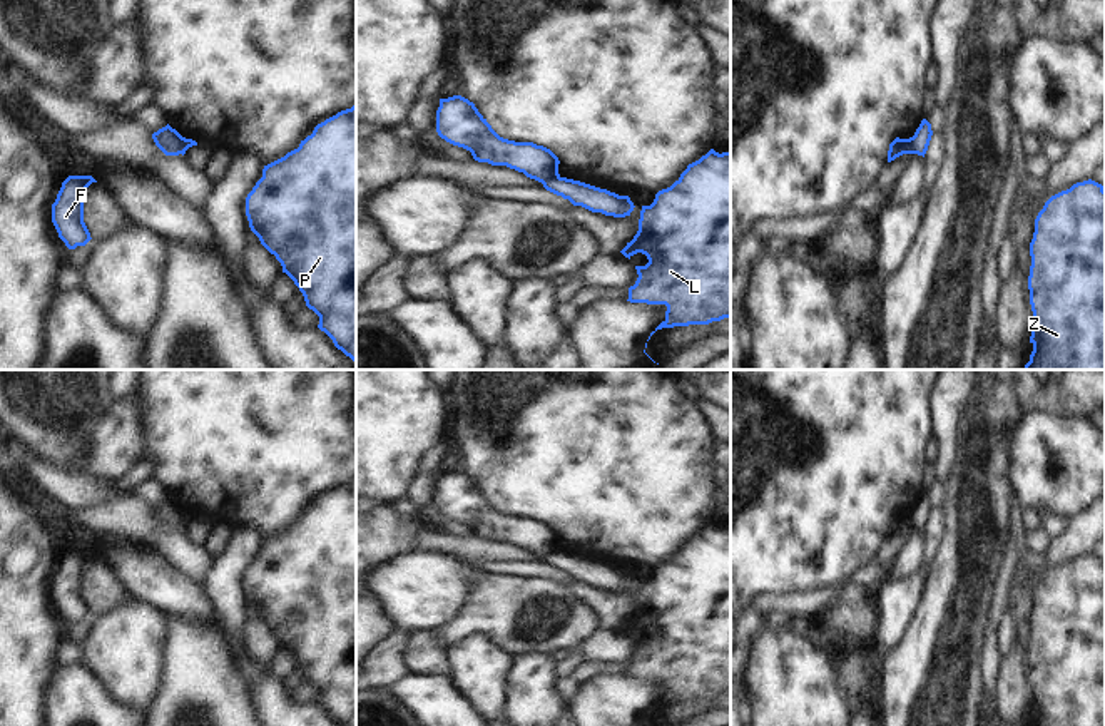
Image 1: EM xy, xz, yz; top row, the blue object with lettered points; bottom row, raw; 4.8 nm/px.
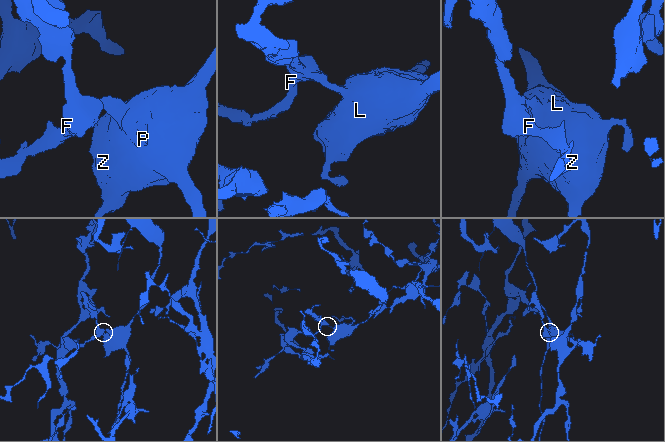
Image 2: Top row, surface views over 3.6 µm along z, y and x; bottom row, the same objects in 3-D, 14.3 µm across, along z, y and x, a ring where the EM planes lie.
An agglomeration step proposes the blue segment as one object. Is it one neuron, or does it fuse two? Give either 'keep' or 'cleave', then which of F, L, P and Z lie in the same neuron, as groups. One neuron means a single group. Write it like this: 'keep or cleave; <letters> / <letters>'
cleave; F / L P Z

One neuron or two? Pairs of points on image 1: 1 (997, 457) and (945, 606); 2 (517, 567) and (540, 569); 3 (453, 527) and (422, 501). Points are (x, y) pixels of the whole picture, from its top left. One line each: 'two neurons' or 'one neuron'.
1: one neuron
2: one neuron
3: one neuron

